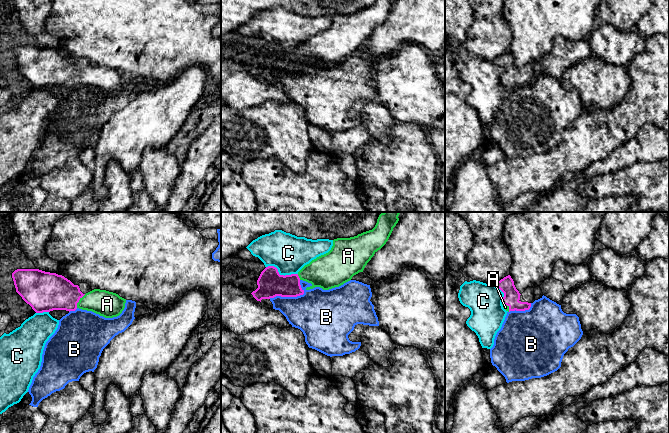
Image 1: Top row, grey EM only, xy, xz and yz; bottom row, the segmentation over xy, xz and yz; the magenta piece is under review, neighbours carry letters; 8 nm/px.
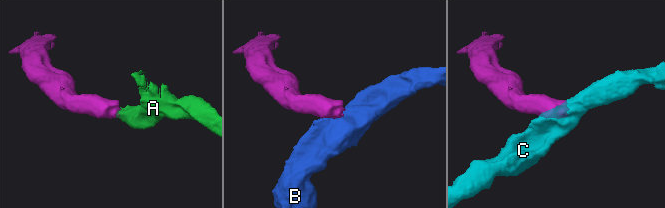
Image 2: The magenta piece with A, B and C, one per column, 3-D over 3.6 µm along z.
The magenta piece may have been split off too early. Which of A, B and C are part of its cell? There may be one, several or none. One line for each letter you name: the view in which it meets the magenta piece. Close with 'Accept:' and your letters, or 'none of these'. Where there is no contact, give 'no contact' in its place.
A: contact in xy
Accept: A

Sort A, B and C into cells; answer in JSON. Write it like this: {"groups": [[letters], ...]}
{"groups": [["A"], ["B"], ["C"]]}

